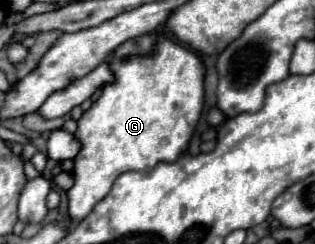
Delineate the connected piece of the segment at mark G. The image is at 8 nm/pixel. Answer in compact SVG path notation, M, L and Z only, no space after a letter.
M144 34L120 44L110 60L110 70L114 72L114 82L102 88L100 98L78 120L76 138L82 142L82 150L74 158L74 186L68 190L68 214L72 220L86 218L106 192L110 192L120 174L128 170L150 170L158 162L174 162L186 152L202 112L204 66L200 58L162 34Z

